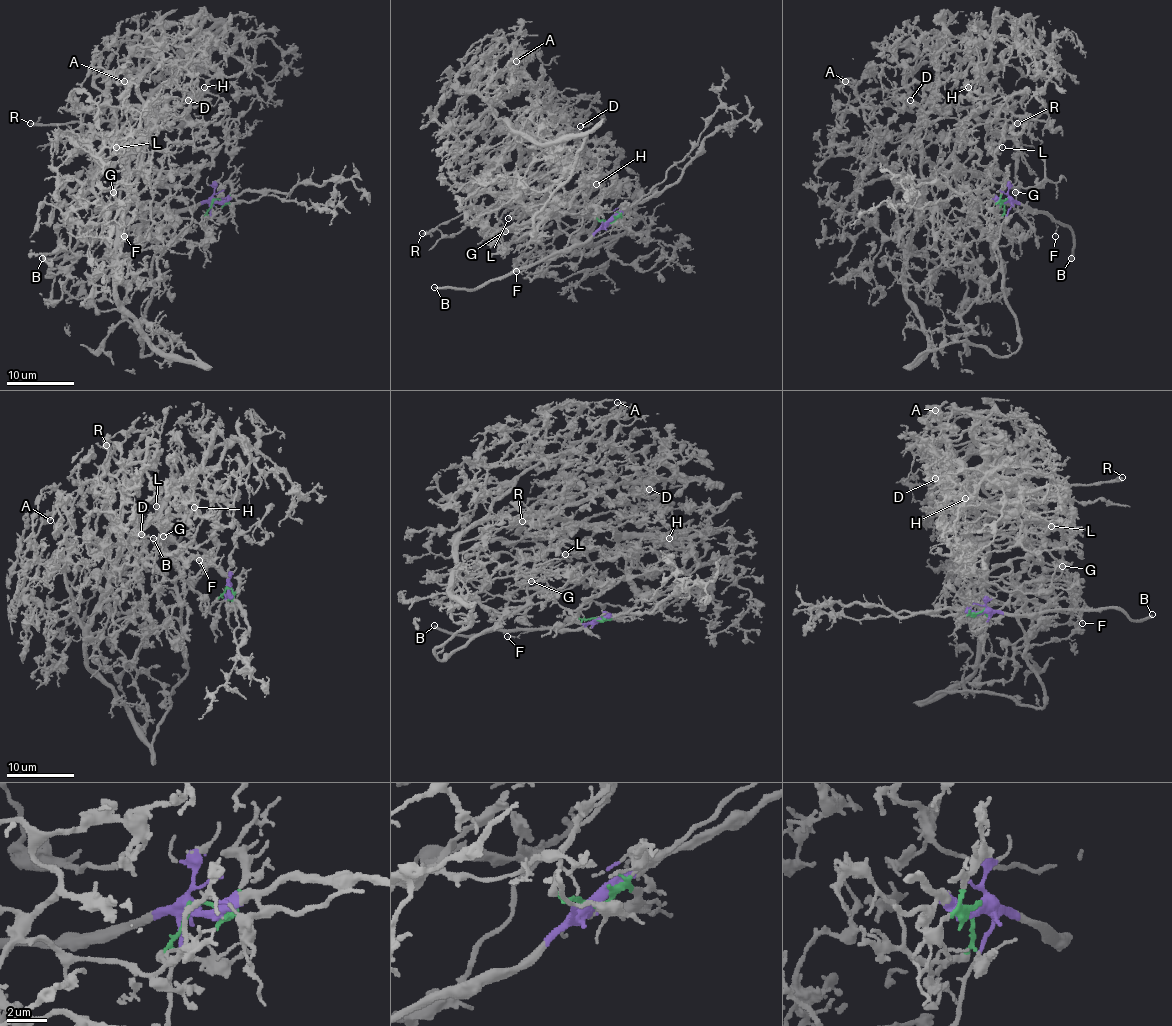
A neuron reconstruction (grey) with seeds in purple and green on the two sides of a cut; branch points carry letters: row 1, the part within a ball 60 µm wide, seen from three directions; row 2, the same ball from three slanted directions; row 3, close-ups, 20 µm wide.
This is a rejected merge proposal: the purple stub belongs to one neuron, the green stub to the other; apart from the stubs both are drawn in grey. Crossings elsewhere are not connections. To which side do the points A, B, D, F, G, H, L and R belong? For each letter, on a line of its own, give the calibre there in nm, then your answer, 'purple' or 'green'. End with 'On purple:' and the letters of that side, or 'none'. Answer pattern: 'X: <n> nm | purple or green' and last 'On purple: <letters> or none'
A: 190 nm | green
B: 300 nm | purple
D: 130 nm | green
F: 120 nm | purple
G: 170 nm | green
H: 200 nm | green
L: 130 nm | green
R: 240 nm | green
On purple: B, F

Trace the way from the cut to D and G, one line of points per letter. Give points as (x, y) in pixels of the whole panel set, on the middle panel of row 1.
D: (607, 222), (551, 213), (585, 181), (551, 159), (567, 151), (518, 173), (578, 158), (580, 126)
G: (607, 222), (600, 220), (597, 208), (588, 207), (577, 213), (553, 212), (545, 217), (533, 217), (504, 230)

